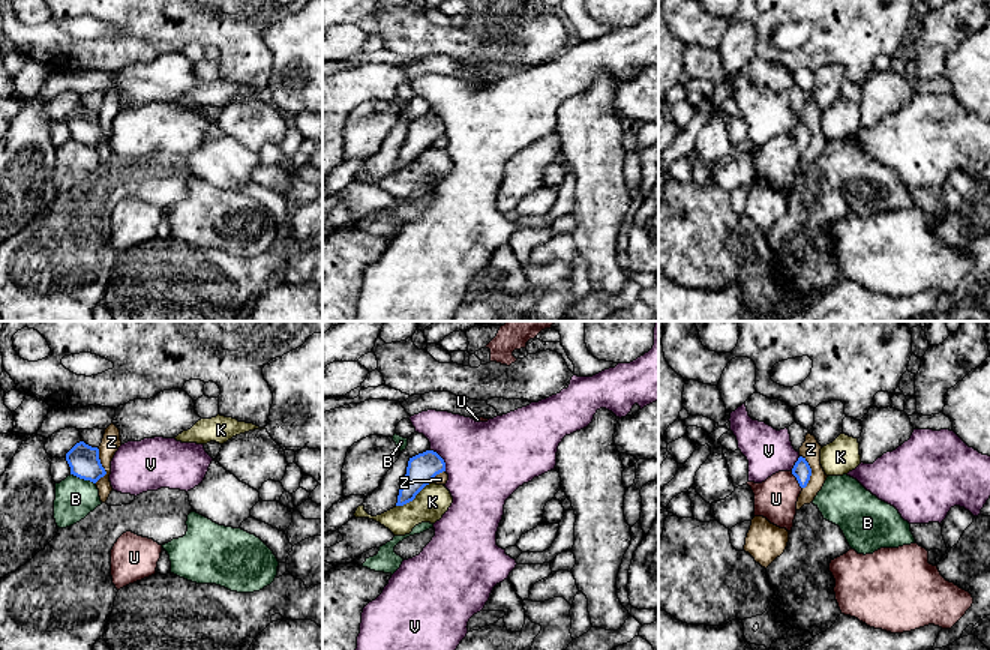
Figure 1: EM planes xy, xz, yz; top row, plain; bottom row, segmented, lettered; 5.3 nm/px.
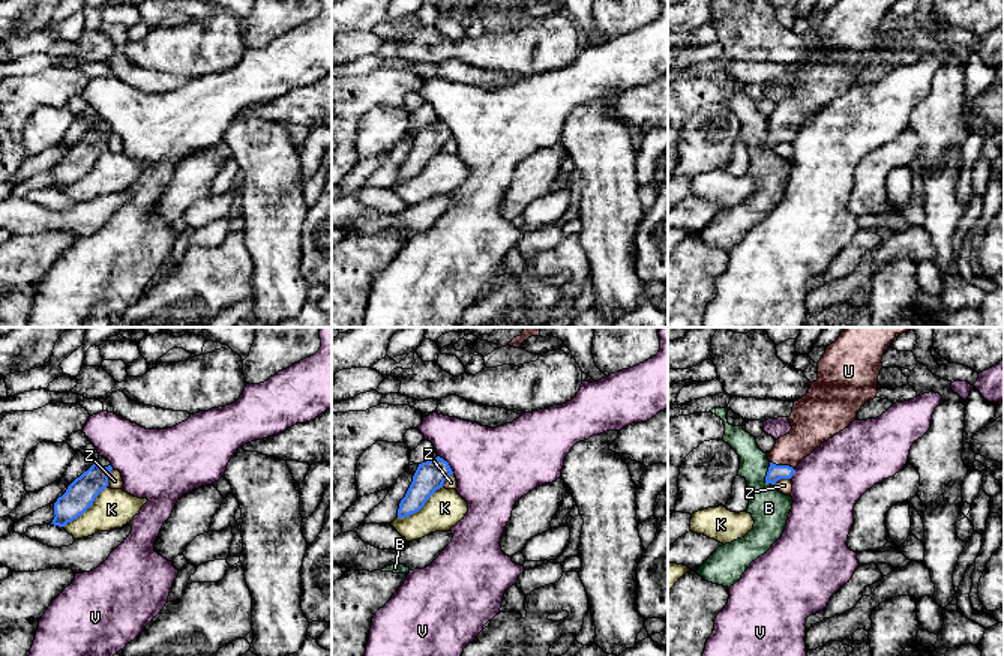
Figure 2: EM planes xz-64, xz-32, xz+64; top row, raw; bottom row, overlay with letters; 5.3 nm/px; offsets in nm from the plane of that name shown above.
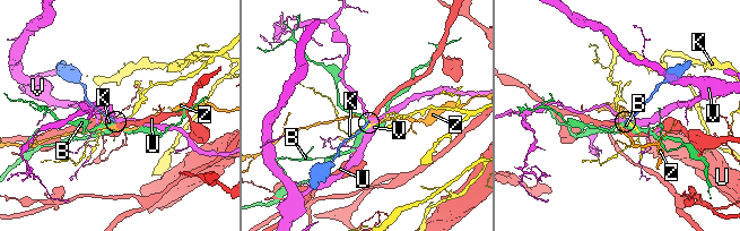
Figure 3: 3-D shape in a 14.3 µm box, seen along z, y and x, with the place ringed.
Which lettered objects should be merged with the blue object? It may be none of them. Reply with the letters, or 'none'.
U

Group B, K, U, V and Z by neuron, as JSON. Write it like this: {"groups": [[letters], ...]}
{"groups": [["B"], ["K"], ["U"], ["V"], ["Z"]]}

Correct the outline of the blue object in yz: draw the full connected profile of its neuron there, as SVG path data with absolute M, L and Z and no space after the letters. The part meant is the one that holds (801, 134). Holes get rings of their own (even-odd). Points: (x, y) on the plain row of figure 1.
M800 120L790 135L778 135L762 147L747 146L746 149L754 158L754 180L764 180L790 197L798 161L807 150L810 140L808 126Z

